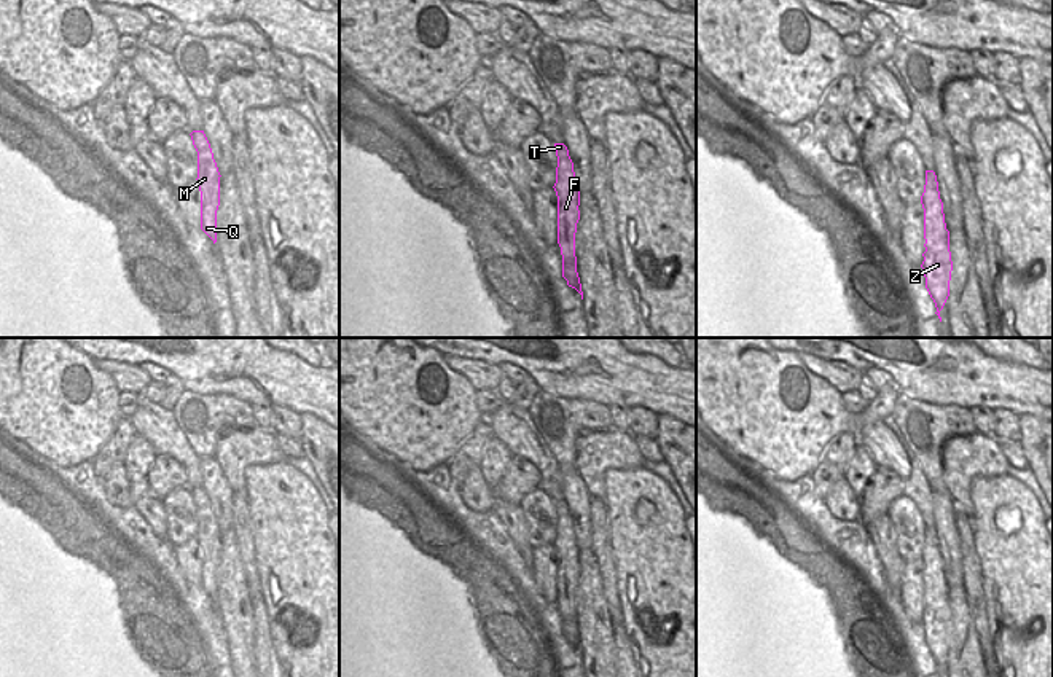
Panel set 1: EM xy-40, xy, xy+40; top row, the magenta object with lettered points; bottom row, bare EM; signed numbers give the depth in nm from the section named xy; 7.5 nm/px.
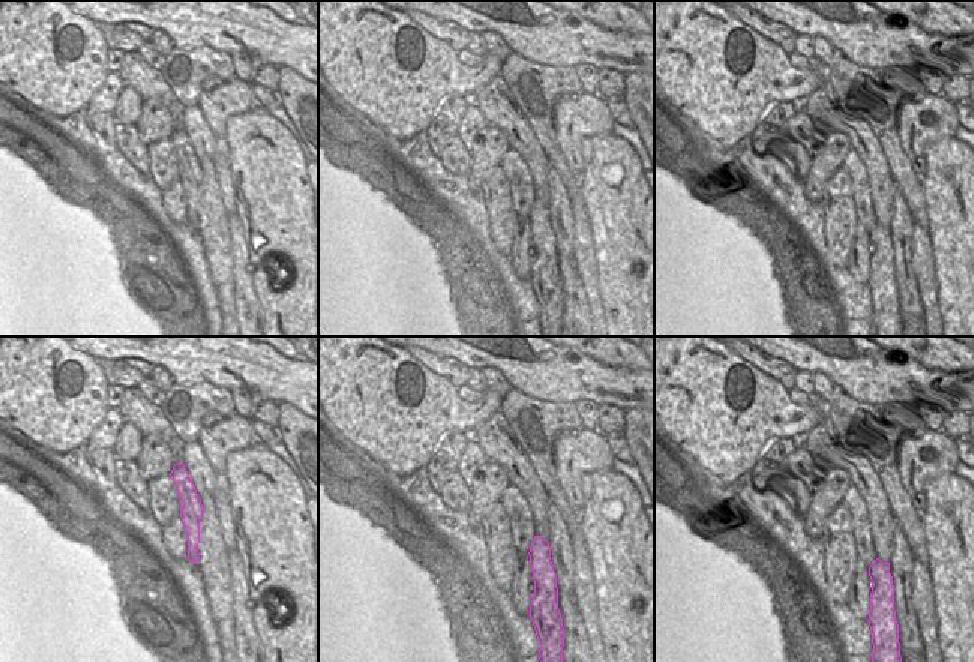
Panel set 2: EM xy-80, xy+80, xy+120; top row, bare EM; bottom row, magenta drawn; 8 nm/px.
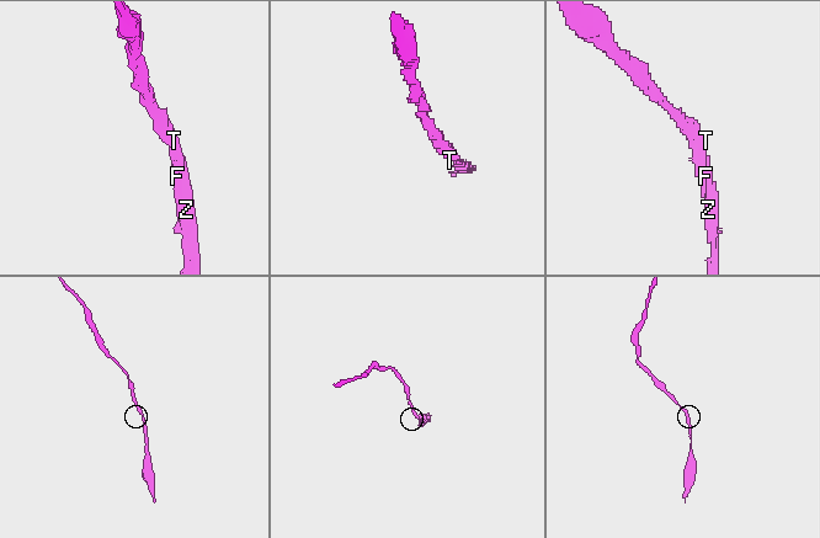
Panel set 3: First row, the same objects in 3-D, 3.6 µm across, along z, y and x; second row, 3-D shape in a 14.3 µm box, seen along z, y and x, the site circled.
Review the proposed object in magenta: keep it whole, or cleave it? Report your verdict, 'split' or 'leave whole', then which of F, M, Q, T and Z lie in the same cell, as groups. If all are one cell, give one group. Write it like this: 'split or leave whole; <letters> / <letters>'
leave whole; F M Q T Z

